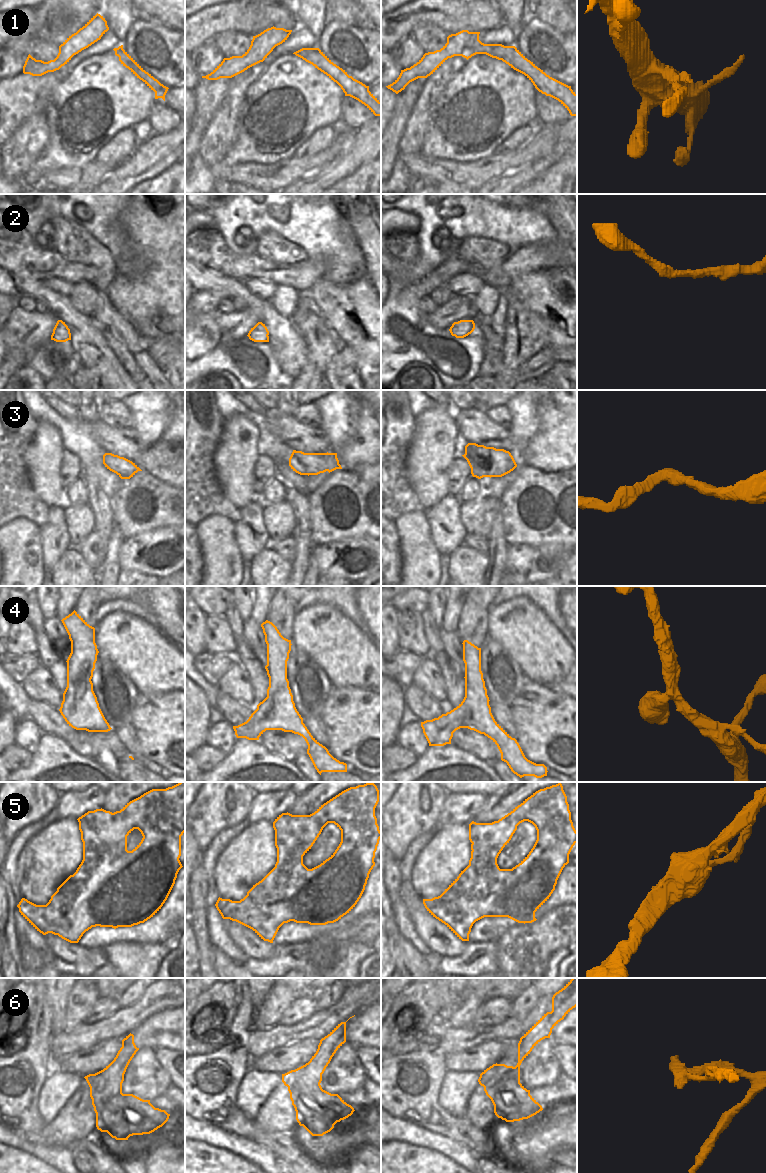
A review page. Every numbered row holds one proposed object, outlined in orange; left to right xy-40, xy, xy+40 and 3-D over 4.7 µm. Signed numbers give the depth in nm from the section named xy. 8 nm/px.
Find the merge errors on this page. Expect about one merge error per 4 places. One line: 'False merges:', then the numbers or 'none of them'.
False merges: 1, 5, 6

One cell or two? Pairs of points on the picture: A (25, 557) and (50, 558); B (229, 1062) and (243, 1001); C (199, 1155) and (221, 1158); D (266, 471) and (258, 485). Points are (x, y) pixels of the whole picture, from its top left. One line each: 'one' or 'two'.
A: two
B: one
C: one
D: one

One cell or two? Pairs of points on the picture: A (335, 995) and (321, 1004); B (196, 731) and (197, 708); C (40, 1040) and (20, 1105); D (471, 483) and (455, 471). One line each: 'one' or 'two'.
A: one
B: one
C: one
D: two

